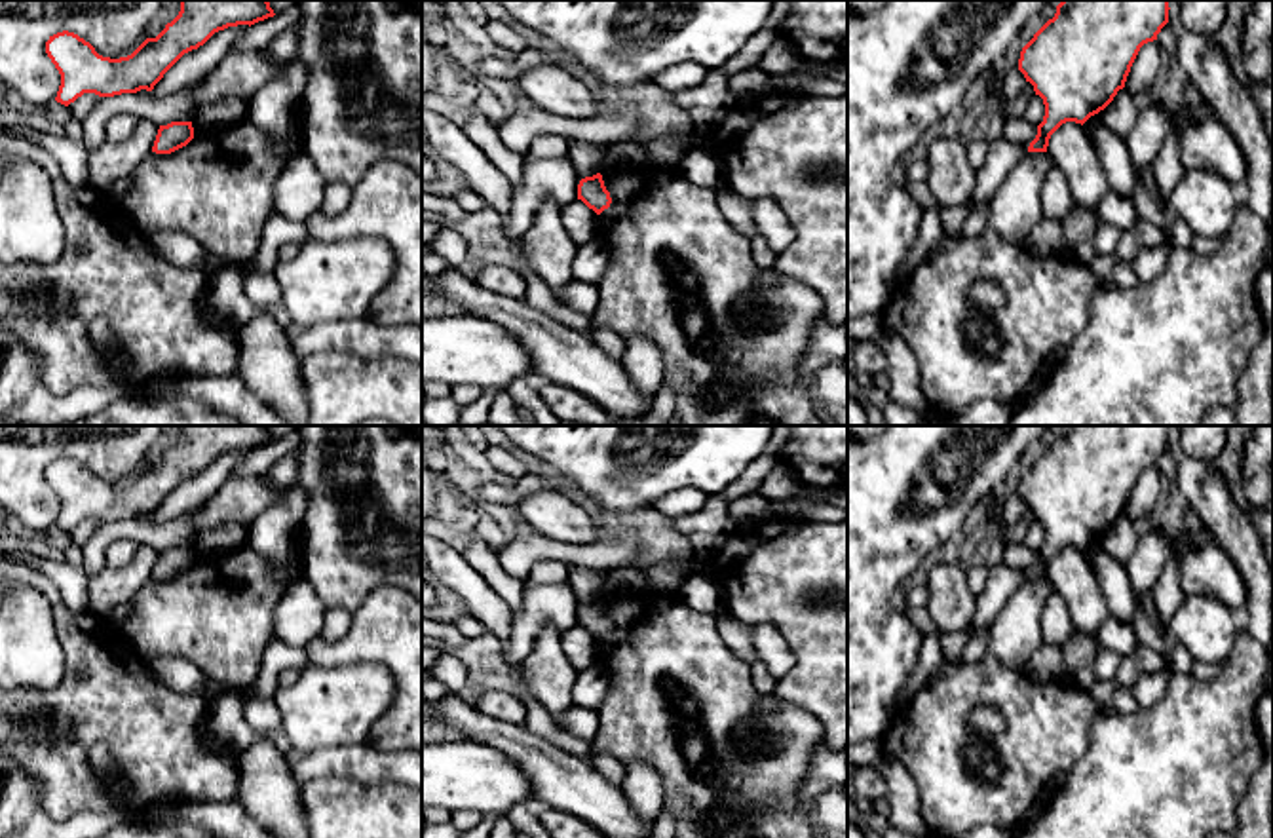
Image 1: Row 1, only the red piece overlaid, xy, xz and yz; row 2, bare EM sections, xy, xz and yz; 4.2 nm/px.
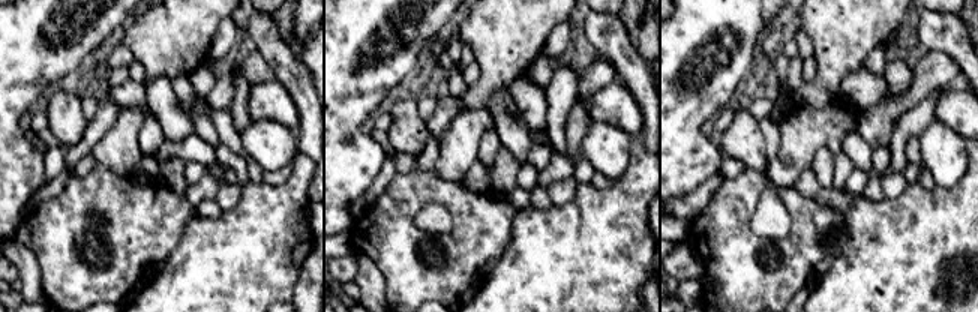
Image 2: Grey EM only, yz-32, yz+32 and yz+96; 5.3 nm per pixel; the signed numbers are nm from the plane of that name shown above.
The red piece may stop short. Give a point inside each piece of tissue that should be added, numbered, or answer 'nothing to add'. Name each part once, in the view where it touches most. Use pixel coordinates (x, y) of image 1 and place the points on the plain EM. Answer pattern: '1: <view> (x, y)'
nothing to add

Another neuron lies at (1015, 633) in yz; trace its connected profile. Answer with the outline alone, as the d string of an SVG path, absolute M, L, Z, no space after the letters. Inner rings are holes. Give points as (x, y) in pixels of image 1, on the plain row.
M1026 578L986 625L988 652L1009 669L1024 669L1045 644L1041 618L1054 593L1049 578Z

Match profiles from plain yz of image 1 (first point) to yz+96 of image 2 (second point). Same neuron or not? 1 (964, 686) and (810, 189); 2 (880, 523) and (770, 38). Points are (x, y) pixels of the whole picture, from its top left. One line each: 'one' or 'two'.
1: two
2: two

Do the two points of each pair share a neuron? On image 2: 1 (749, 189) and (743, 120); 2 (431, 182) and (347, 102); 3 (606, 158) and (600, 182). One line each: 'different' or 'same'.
1: different
2: different
3: different

